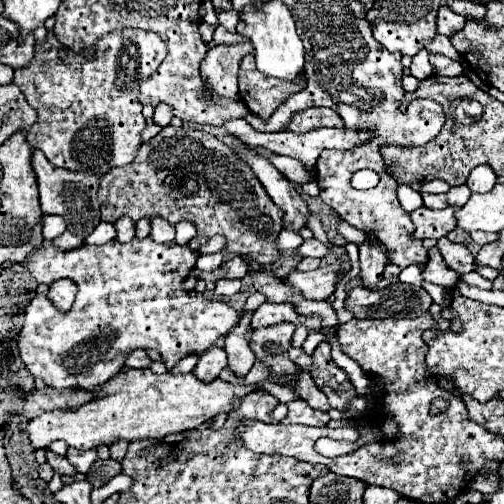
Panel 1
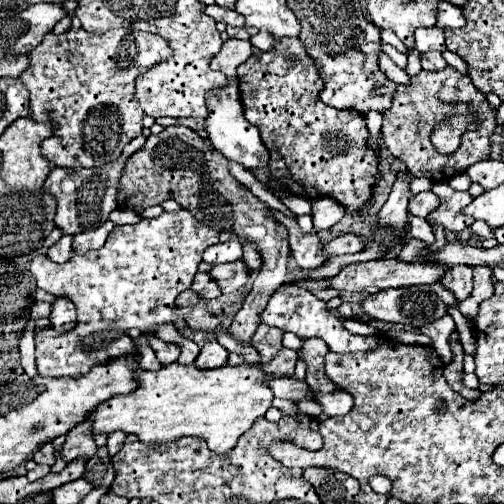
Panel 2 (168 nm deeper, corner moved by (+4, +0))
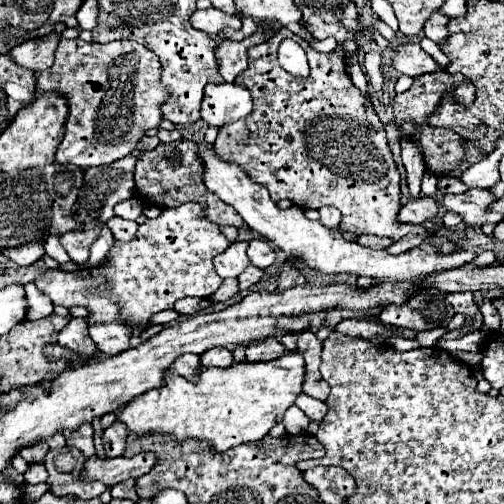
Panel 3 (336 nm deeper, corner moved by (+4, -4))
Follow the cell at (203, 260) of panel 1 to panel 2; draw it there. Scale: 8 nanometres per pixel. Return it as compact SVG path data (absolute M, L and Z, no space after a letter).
M231 238L229 242L225 244L215 244L215 246L209 246L205 252L203 252L203 262L207 264L225 264L225 262L235 262L241 258L241 250L243 250L243 244L239 238Z

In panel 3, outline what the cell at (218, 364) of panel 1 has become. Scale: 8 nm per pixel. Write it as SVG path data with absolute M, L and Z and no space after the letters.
M211 348L211 350L207 350L205 354L201 354L201 364L203 364L205 368L209 368L209 366L227 368L227 366L233 364L233 354L231 354L231 350L227 350L227 348Z

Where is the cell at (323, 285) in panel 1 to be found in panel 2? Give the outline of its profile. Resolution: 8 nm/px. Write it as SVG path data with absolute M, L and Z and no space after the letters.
M369 260L369 262L355 262L349 266L343 266L339 274L329 278L329 288L337 292L361 292L367 286L379 286L381 290L385 288L403 288L403 286L419 286L419 284L433 284L443 278L443 272L447 266L441 264L409 264L401 260Z

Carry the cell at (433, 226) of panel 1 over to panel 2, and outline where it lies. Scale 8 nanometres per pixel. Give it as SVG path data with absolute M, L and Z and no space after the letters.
M447 182L435 184L433 190L437 192L441 204L439 204L437 210L433 210L427 216L427 222L431 226L443 226L449 232L461 232L465 226L471 226L473 224L473 218L471 216L465 216L461 212L473 200L469 196L469 192L457 192Z

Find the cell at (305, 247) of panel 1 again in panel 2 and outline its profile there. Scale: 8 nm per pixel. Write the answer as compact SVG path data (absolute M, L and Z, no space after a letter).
M343 234L343 236L337 236L329 242L325 242L327 258L333 258L337 254L347 254L347 252L361 252L363 248L365 248L365 240L361 236L353 236L353 234Z

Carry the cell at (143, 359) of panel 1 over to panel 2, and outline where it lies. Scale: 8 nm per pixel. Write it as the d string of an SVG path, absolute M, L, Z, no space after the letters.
M123 334L121 338L117 338L115 342L113 342L113 346L109 348L109 356L123 356L123 354L131 354L135 350L135 344L133 344L133 340L127 336L127 334Z

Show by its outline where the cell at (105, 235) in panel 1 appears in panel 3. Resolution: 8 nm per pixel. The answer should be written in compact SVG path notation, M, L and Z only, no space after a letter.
M103 226L103 228L101 228L101 232L99 232L99 236L97 236L97 240L95 240L95 242L93 242L93 246L91 246L89 266L97 266L97 264L101 264L101 260L107 256L109 248L113 246L113 242L115 242L115 238L113 238L111 230L109 230L107 226Z

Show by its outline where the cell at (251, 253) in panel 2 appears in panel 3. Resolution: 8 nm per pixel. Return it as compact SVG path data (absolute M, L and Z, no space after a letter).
M255 238L255 240L249 242L247 254L249 254L251 264L253 266L259 266L263 270L269 268L275 262L275 258L277 258L275 256L275 248L269 242L261 240L261 238Z

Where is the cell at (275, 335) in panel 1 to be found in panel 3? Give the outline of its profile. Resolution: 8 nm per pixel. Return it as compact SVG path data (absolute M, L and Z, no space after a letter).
M267 338L263 342L253 342L247 348L247 362L269 362L281 358L285 354L285 346L277 338Z

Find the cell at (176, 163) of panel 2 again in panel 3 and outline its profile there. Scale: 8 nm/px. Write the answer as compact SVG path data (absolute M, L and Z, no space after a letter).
M179 140L179 142L169 142L169 144L159 144L155 150L149 150L137 158L135 166L135 186L137 194L143 198L143 202L153 202L159 208L173 208L181 206L185 202L197 202L205 208L205 214L209 220L217 226L235 226L241 228L241 216L229 208L229 204L217 200L213 192L209 192L201 180L203 164L197 156L197 146L189 140Z

